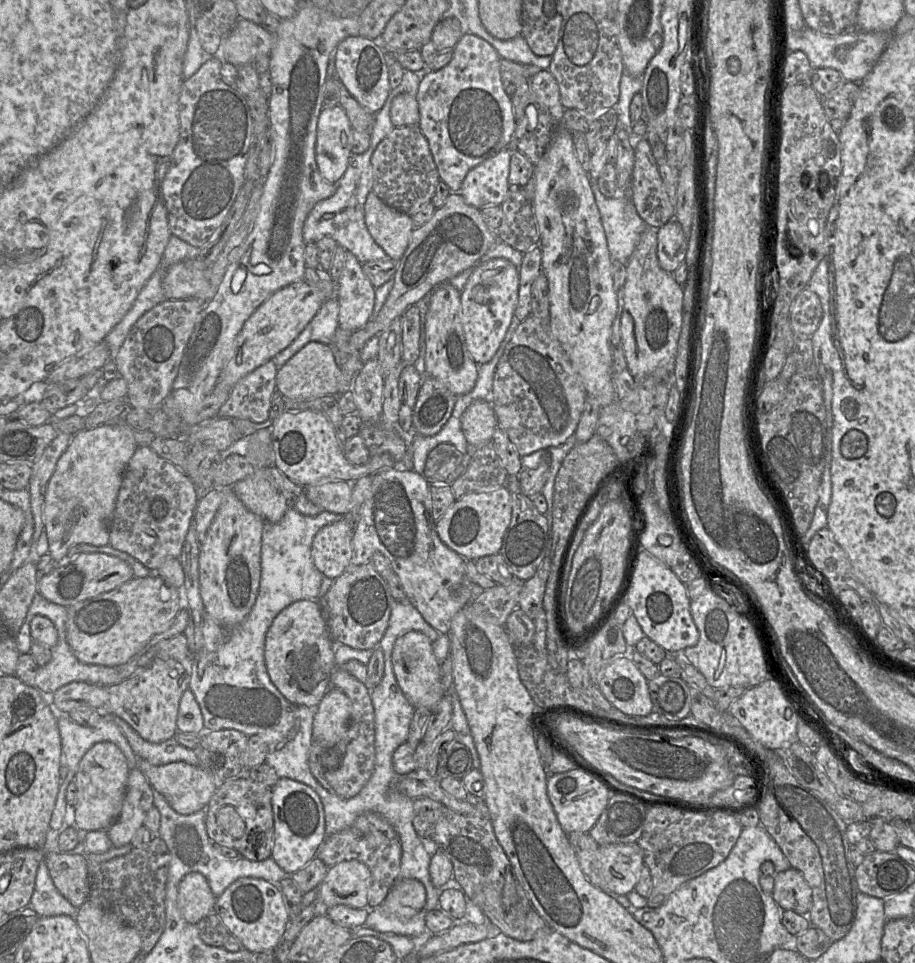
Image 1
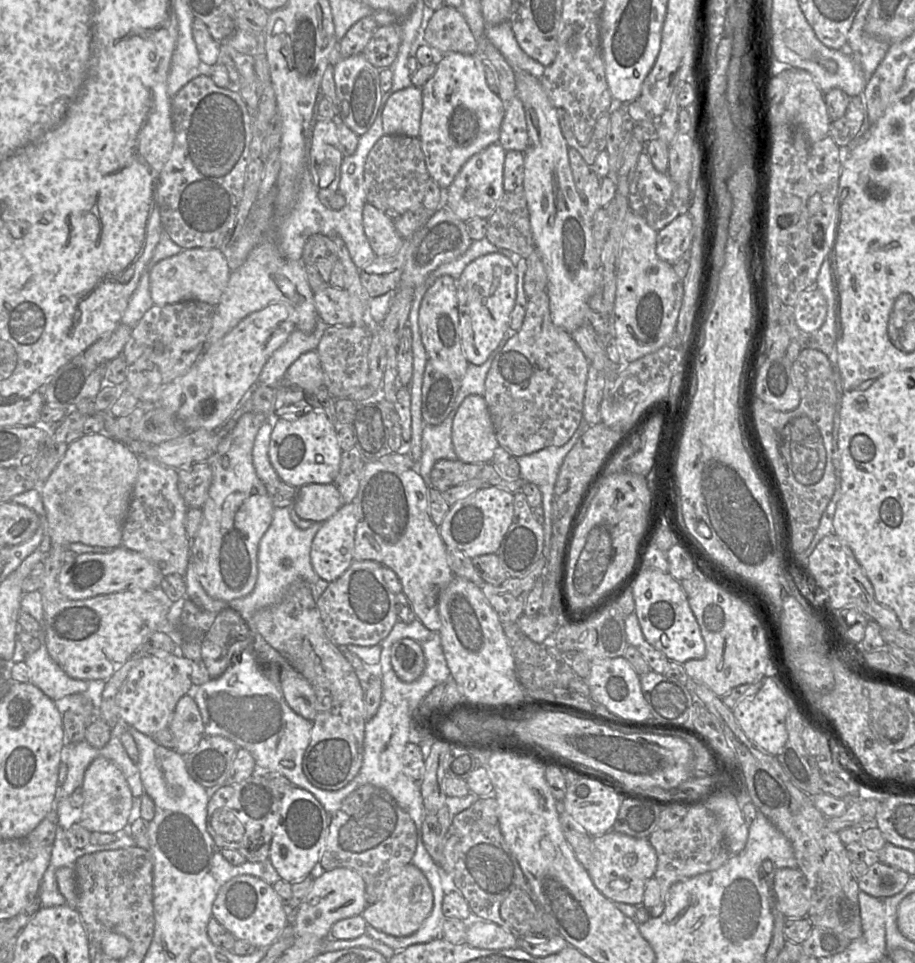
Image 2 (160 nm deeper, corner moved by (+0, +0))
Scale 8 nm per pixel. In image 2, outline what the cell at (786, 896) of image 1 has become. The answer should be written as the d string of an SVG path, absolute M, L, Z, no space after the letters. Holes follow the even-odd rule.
M797 868L774 870L777 908L786 919L805 918L810 908L810 892L805 875Z

